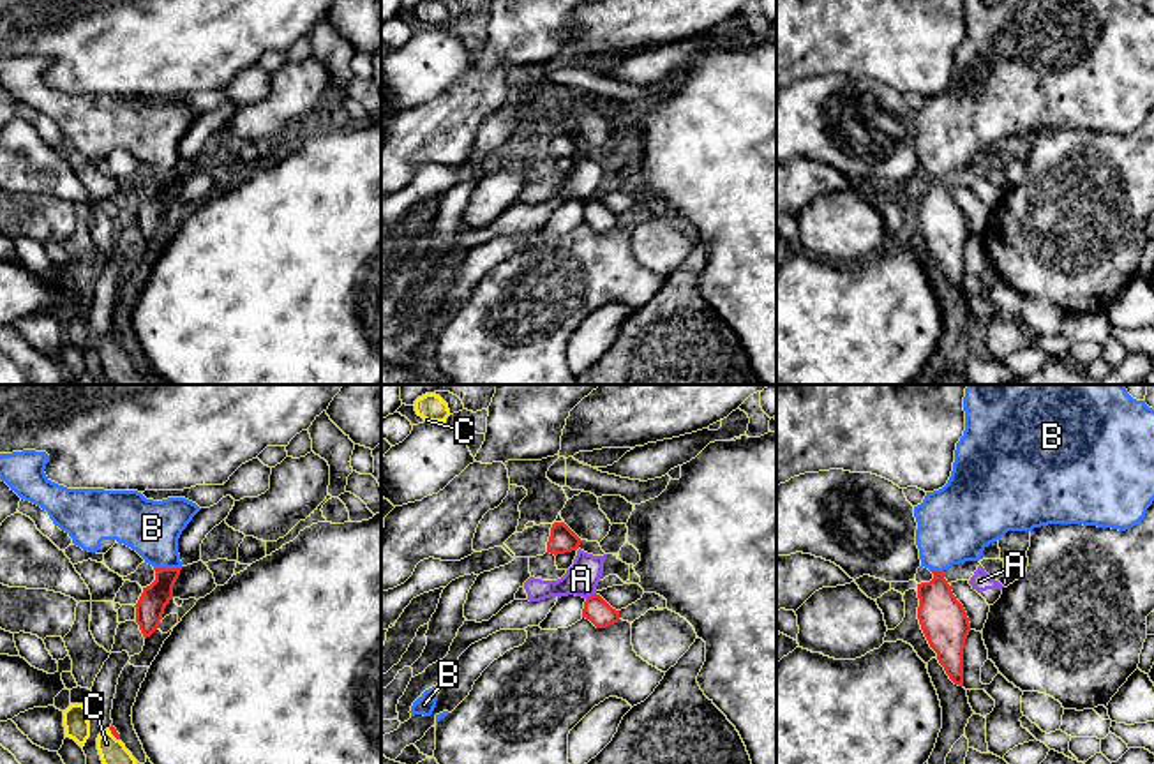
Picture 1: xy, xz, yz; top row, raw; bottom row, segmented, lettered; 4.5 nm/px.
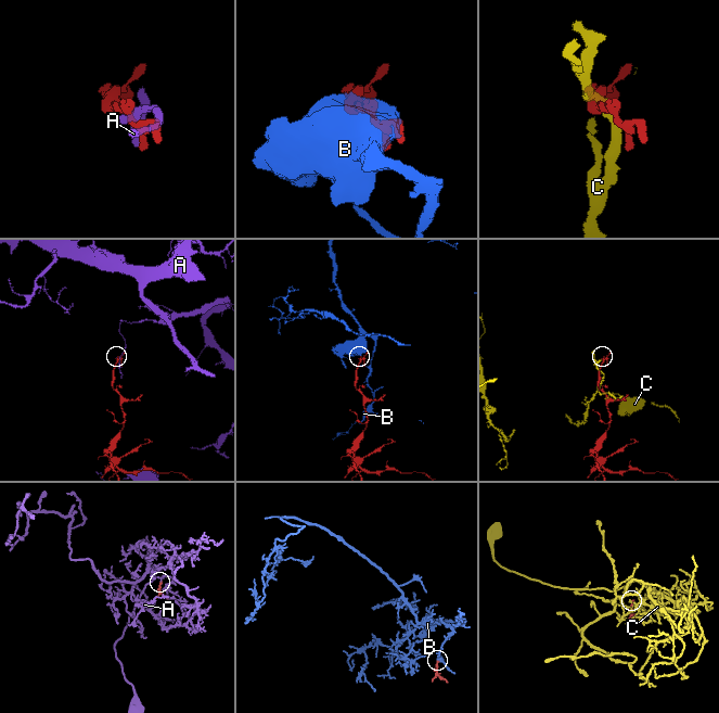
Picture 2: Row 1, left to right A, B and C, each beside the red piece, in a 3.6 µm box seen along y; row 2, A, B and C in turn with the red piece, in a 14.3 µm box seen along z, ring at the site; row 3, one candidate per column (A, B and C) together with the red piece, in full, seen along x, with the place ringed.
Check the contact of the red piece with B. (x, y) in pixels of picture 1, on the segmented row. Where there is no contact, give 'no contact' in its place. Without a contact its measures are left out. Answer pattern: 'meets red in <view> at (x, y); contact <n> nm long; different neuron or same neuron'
meets red in xy at (168, 569); contact 130 nm long; same neuron

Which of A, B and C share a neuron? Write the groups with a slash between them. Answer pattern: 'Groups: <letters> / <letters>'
Groups: A / B / C

